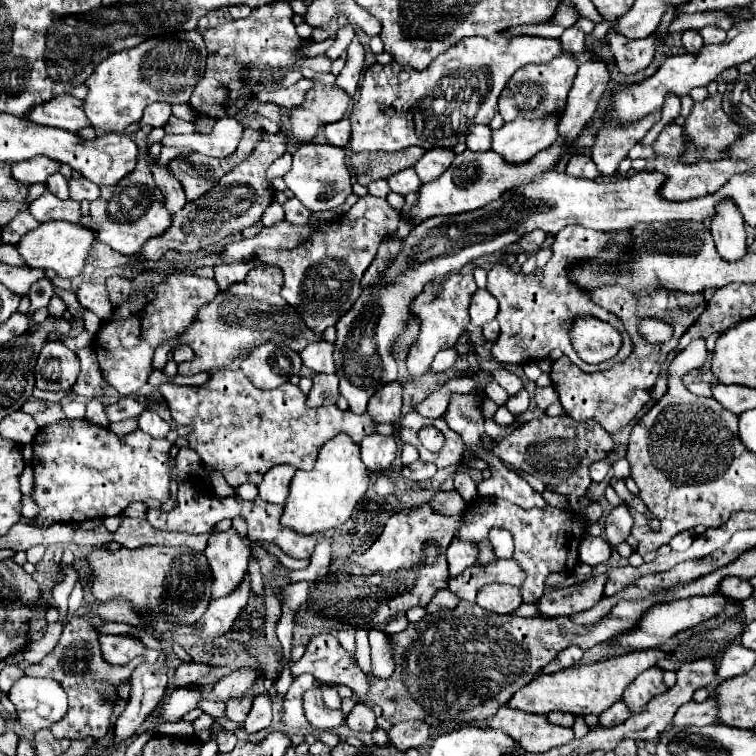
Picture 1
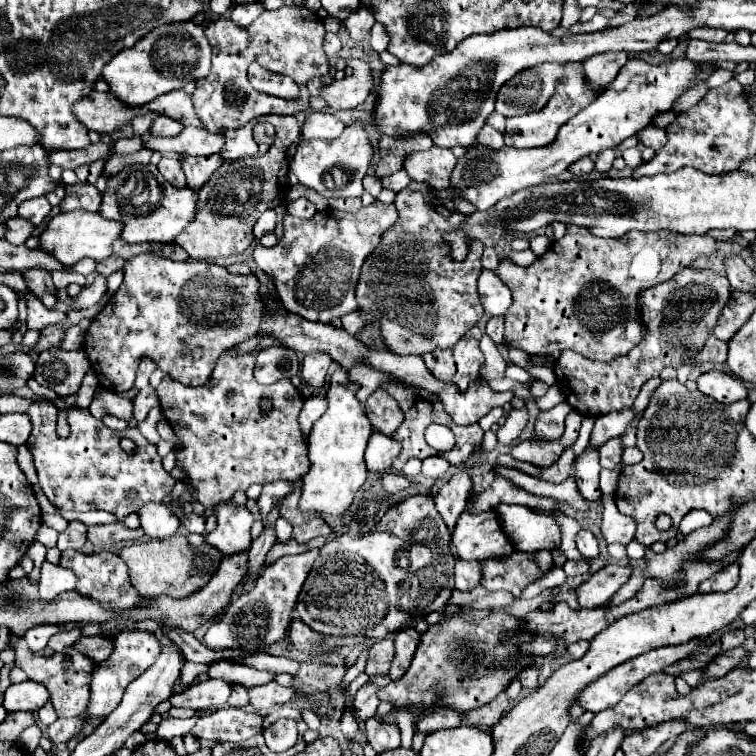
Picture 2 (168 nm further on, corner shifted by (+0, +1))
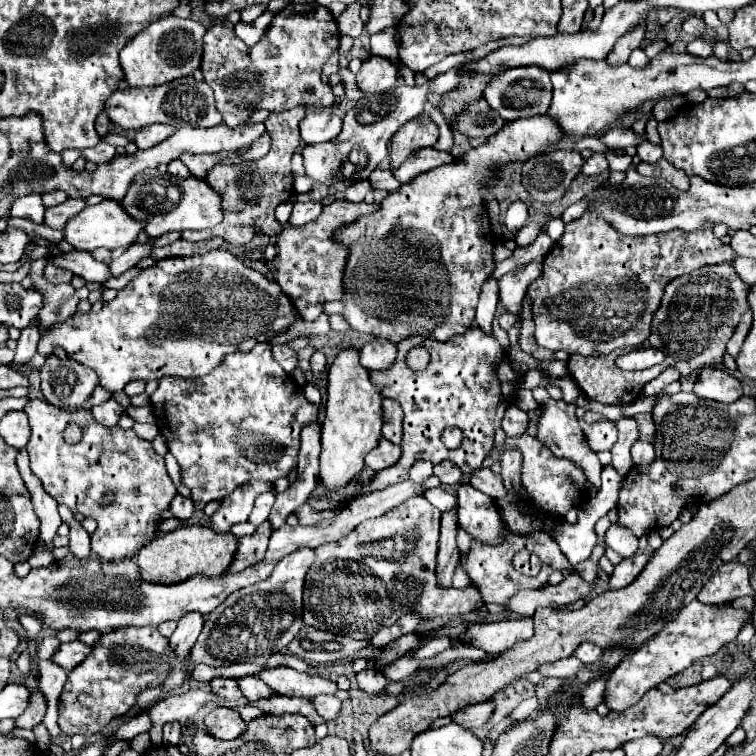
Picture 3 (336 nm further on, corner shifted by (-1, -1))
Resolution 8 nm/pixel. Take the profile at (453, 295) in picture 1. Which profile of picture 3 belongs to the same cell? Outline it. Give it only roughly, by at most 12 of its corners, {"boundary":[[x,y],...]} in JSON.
{"boundary":[[548,116],[402,184],[340,228],[344,318],[444,342],[494,270],[490,166],[558,140]]}

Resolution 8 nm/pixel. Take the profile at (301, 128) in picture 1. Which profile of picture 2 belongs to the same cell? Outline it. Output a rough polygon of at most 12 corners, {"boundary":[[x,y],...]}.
{"boundary":[[351,58],[351,76],[321,90],[331,108],[357,108],[373,92],[367,62]]}

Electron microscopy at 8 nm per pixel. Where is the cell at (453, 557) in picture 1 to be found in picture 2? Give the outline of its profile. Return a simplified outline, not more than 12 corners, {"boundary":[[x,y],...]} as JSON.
{"boundary":[[495,510],[459,516],[453,550],[463,560],[515,548]]}

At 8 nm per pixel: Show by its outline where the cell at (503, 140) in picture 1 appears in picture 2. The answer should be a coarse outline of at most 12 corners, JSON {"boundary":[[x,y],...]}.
{"boundary":[[565,62],[543,110],[507,118],[505,144],[541,148],[603,90]]}

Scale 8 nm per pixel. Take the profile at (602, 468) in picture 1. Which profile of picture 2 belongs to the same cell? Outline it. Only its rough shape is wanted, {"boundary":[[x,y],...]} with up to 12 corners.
{"boundary":[[621,438],[607,440],[601,448],[601,466],[619,468]]}

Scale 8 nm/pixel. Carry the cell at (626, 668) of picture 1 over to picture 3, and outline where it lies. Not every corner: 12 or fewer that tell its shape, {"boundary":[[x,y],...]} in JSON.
{"boundary":[[698,600],[614,668],[604,704],[648,688],[712,656],[748,614]]}

